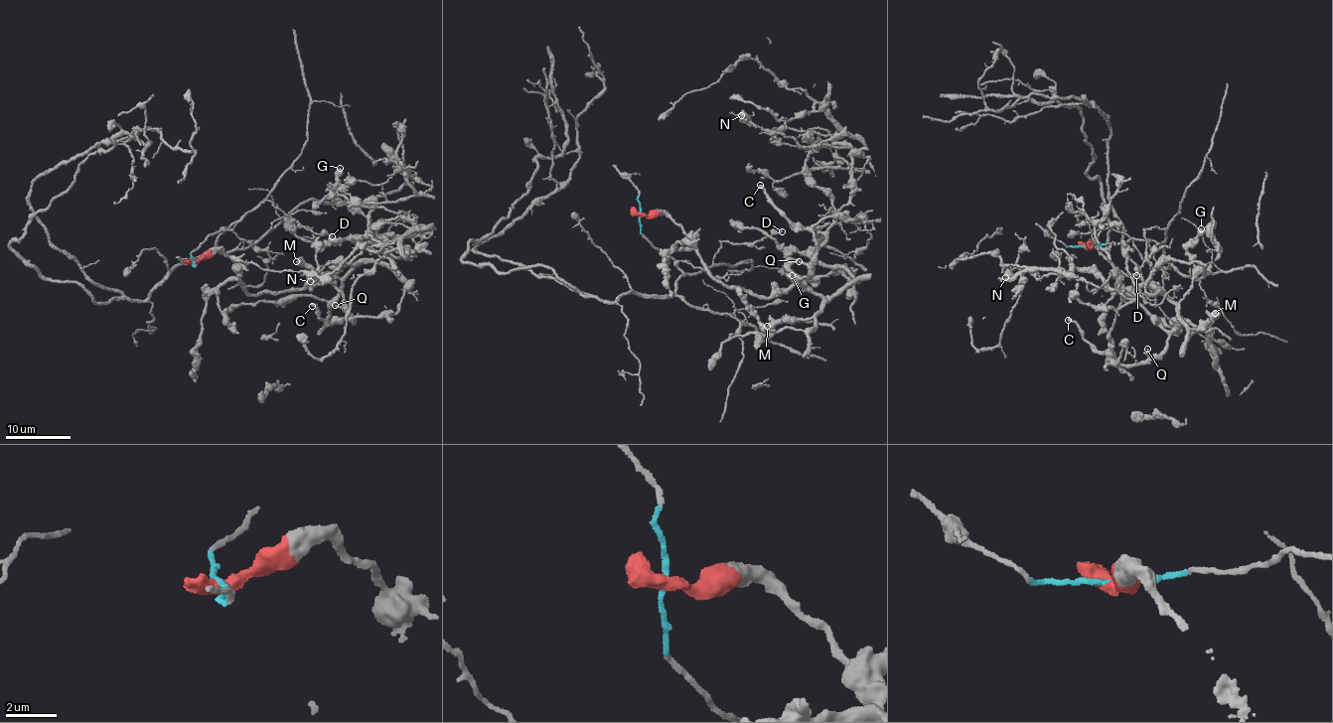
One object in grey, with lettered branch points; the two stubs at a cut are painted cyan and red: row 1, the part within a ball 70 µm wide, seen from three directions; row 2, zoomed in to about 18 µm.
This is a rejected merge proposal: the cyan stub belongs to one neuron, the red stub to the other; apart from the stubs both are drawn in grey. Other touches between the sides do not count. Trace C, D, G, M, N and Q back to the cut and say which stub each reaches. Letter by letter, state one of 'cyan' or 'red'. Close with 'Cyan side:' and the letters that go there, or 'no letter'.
C: red
D: cyan
G: red
M: red
N: red
Q: red
Cyan side: D

